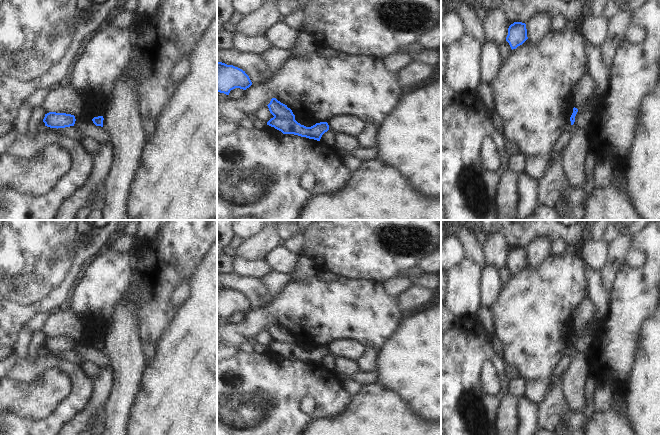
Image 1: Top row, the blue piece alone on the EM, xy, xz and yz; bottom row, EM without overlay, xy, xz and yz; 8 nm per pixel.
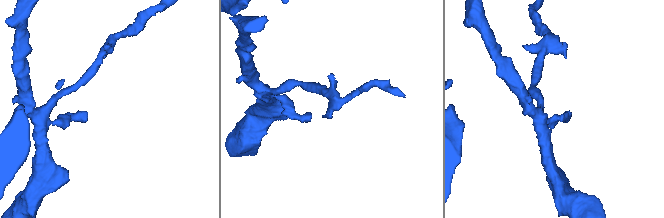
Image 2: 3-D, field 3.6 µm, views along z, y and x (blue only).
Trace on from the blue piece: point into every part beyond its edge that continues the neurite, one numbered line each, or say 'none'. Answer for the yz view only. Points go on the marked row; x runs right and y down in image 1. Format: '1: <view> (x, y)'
none

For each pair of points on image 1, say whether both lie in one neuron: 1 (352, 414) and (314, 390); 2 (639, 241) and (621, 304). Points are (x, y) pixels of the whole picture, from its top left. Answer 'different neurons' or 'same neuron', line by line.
1: different neurons
2: same neuron

